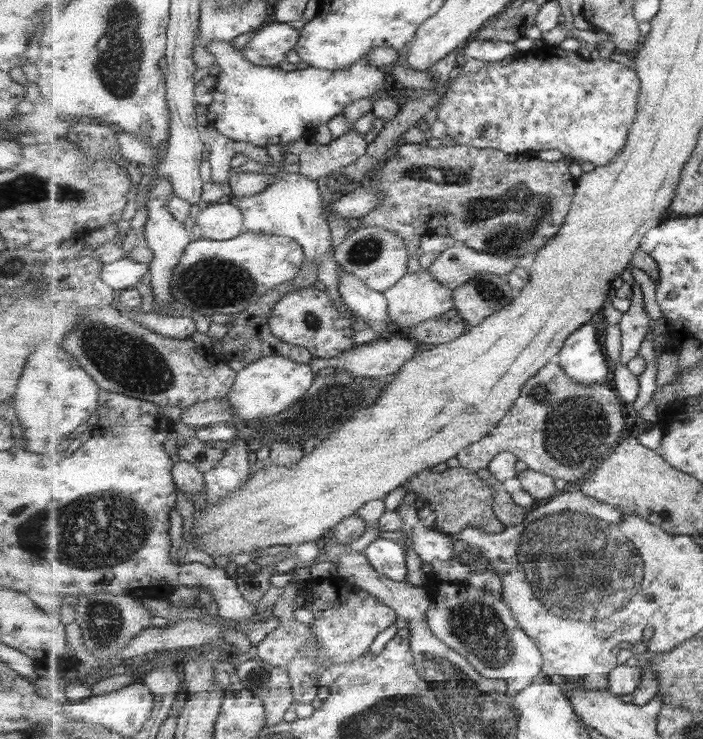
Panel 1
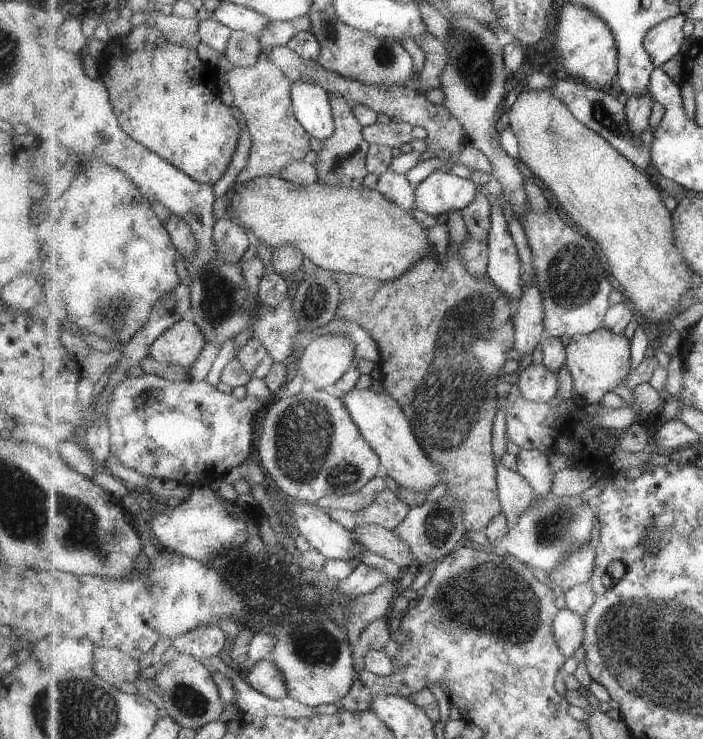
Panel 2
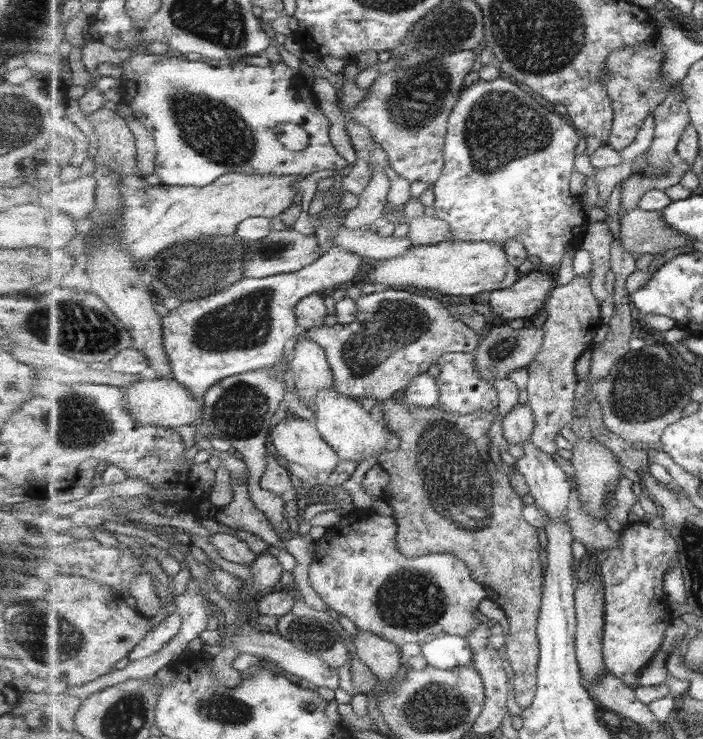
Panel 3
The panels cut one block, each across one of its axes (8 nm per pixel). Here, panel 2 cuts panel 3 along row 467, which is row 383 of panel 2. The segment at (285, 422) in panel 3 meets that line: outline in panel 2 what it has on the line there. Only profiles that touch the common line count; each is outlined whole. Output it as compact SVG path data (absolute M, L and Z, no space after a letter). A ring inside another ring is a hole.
M319 336L303 348L297 371L307 380L304 388L323 390L337 384L357 360L355 346L347 336Z

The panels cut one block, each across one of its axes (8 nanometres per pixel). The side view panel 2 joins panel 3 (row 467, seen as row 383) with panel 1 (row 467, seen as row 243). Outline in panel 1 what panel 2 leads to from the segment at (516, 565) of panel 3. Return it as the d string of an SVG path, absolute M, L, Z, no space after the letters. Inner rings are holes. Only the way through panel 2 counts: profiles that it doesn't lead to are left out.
M461 465L449 467L442 472L424 470L409 478L405 487L406 492L414 492L415 496L425 500L426 504L433 505L433 511L437 513L435 527L453 537L457 537L457 534L467 527L478 528L491 534L503 532L507 527L496 515L493 488L479 474Z

